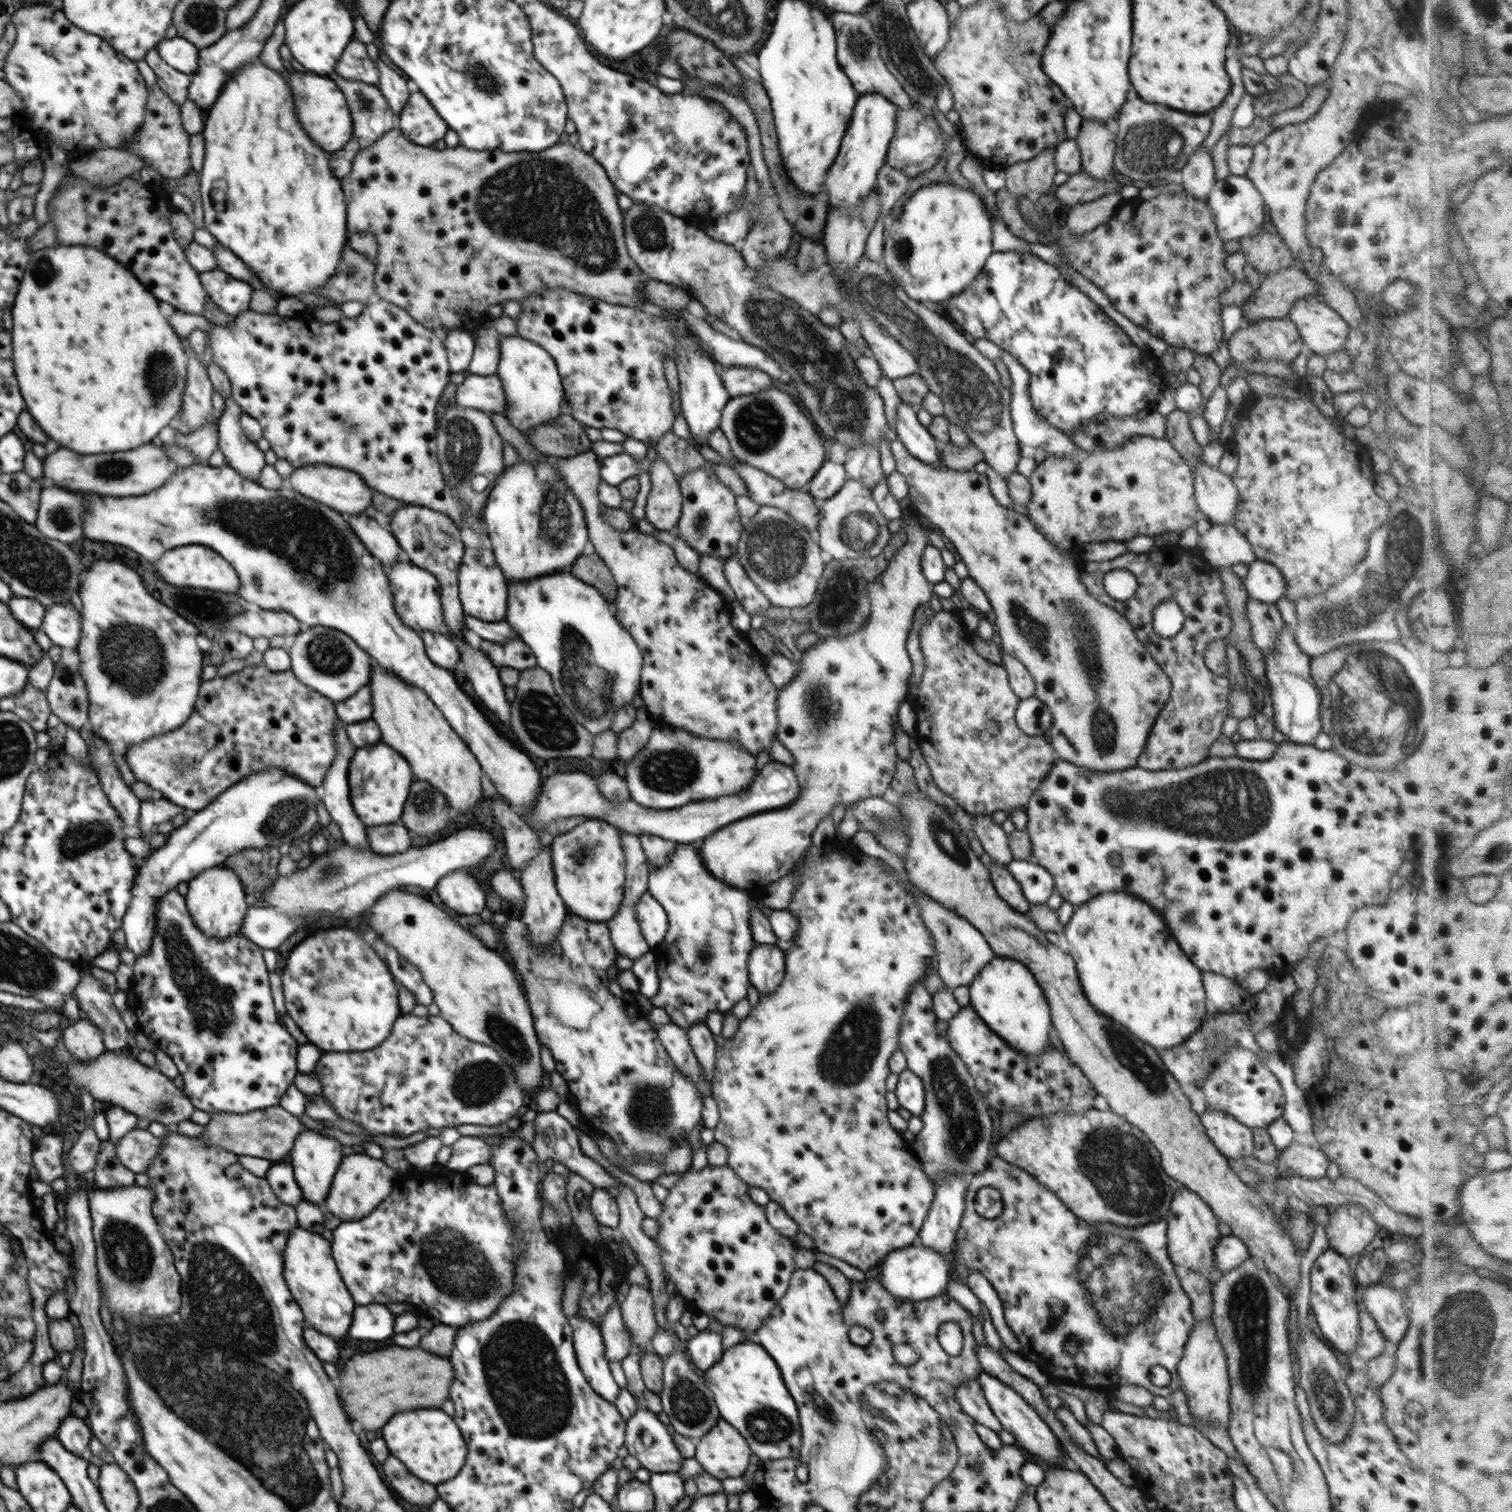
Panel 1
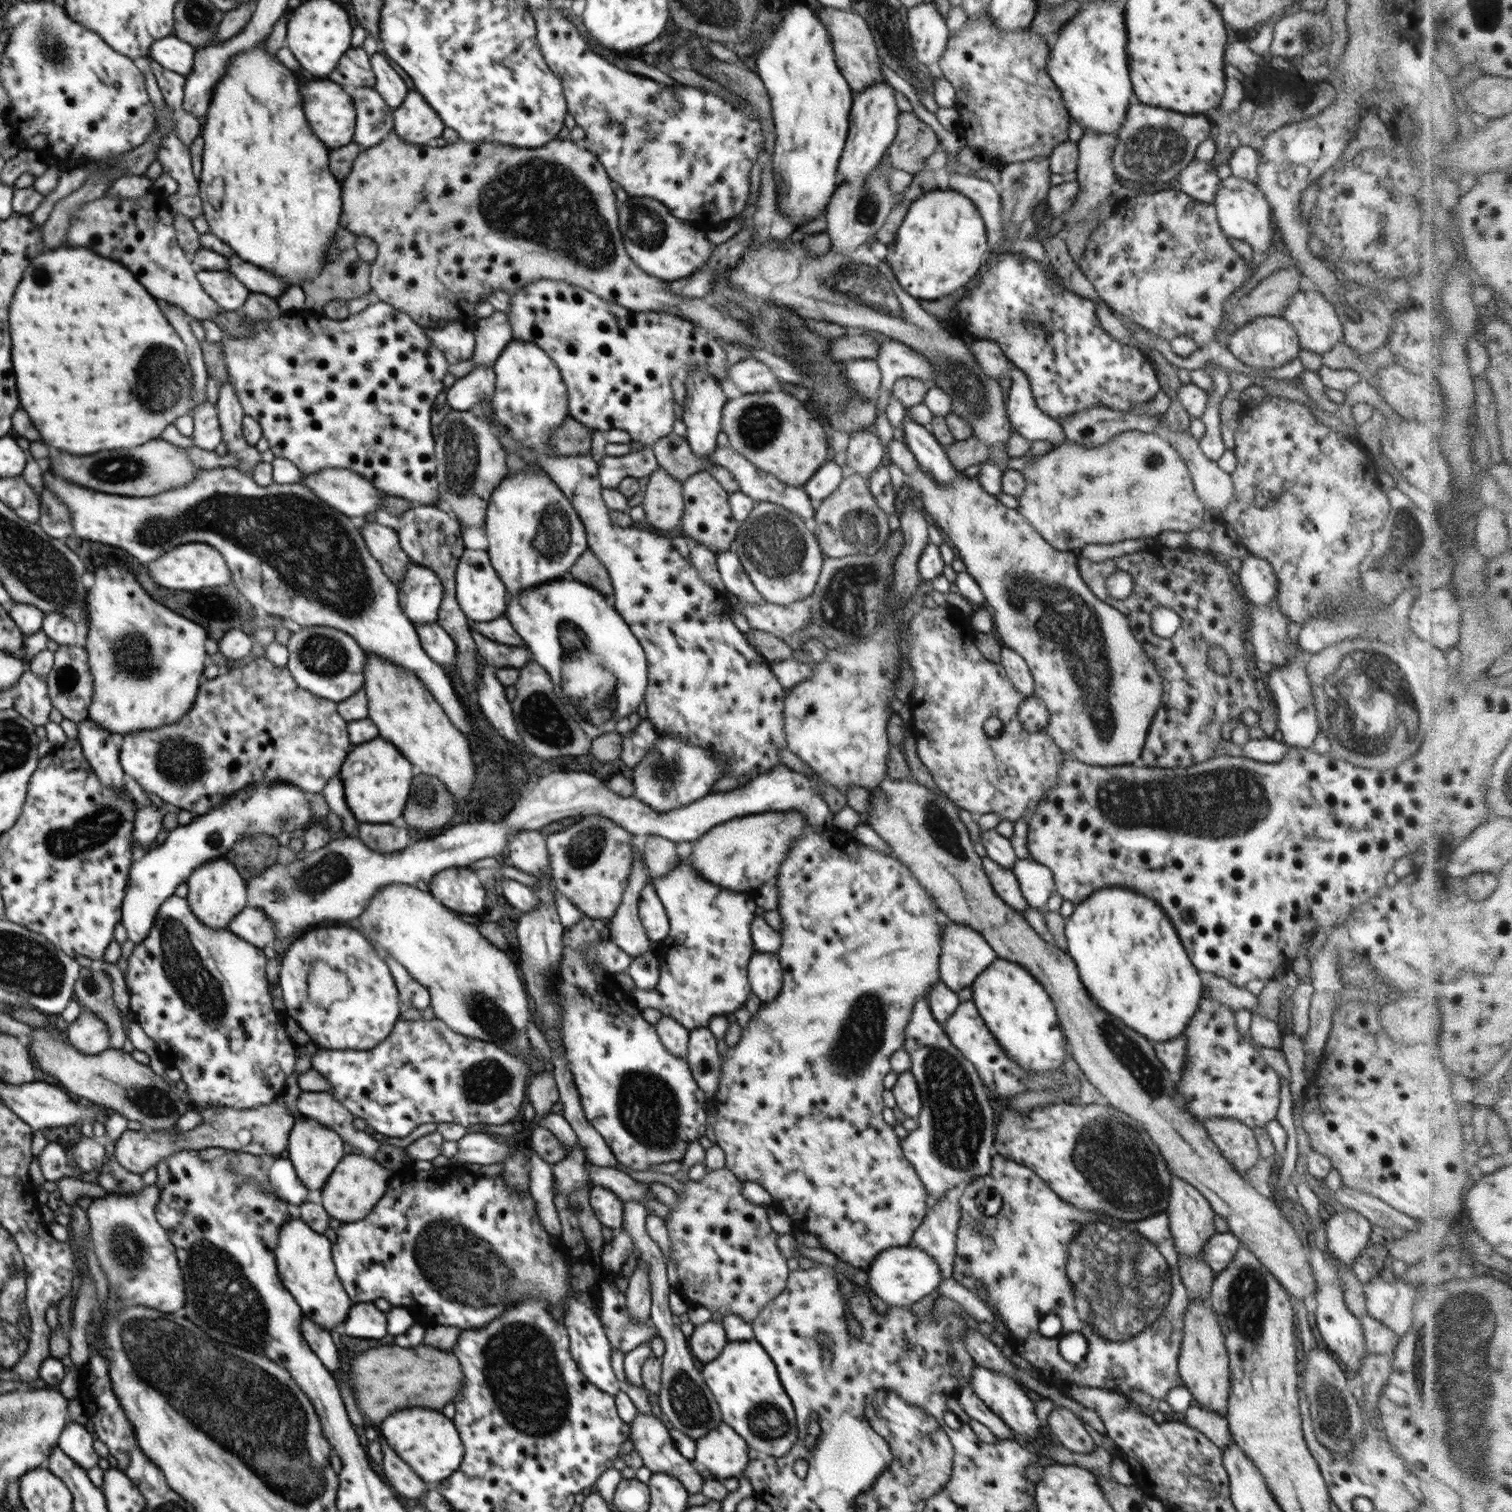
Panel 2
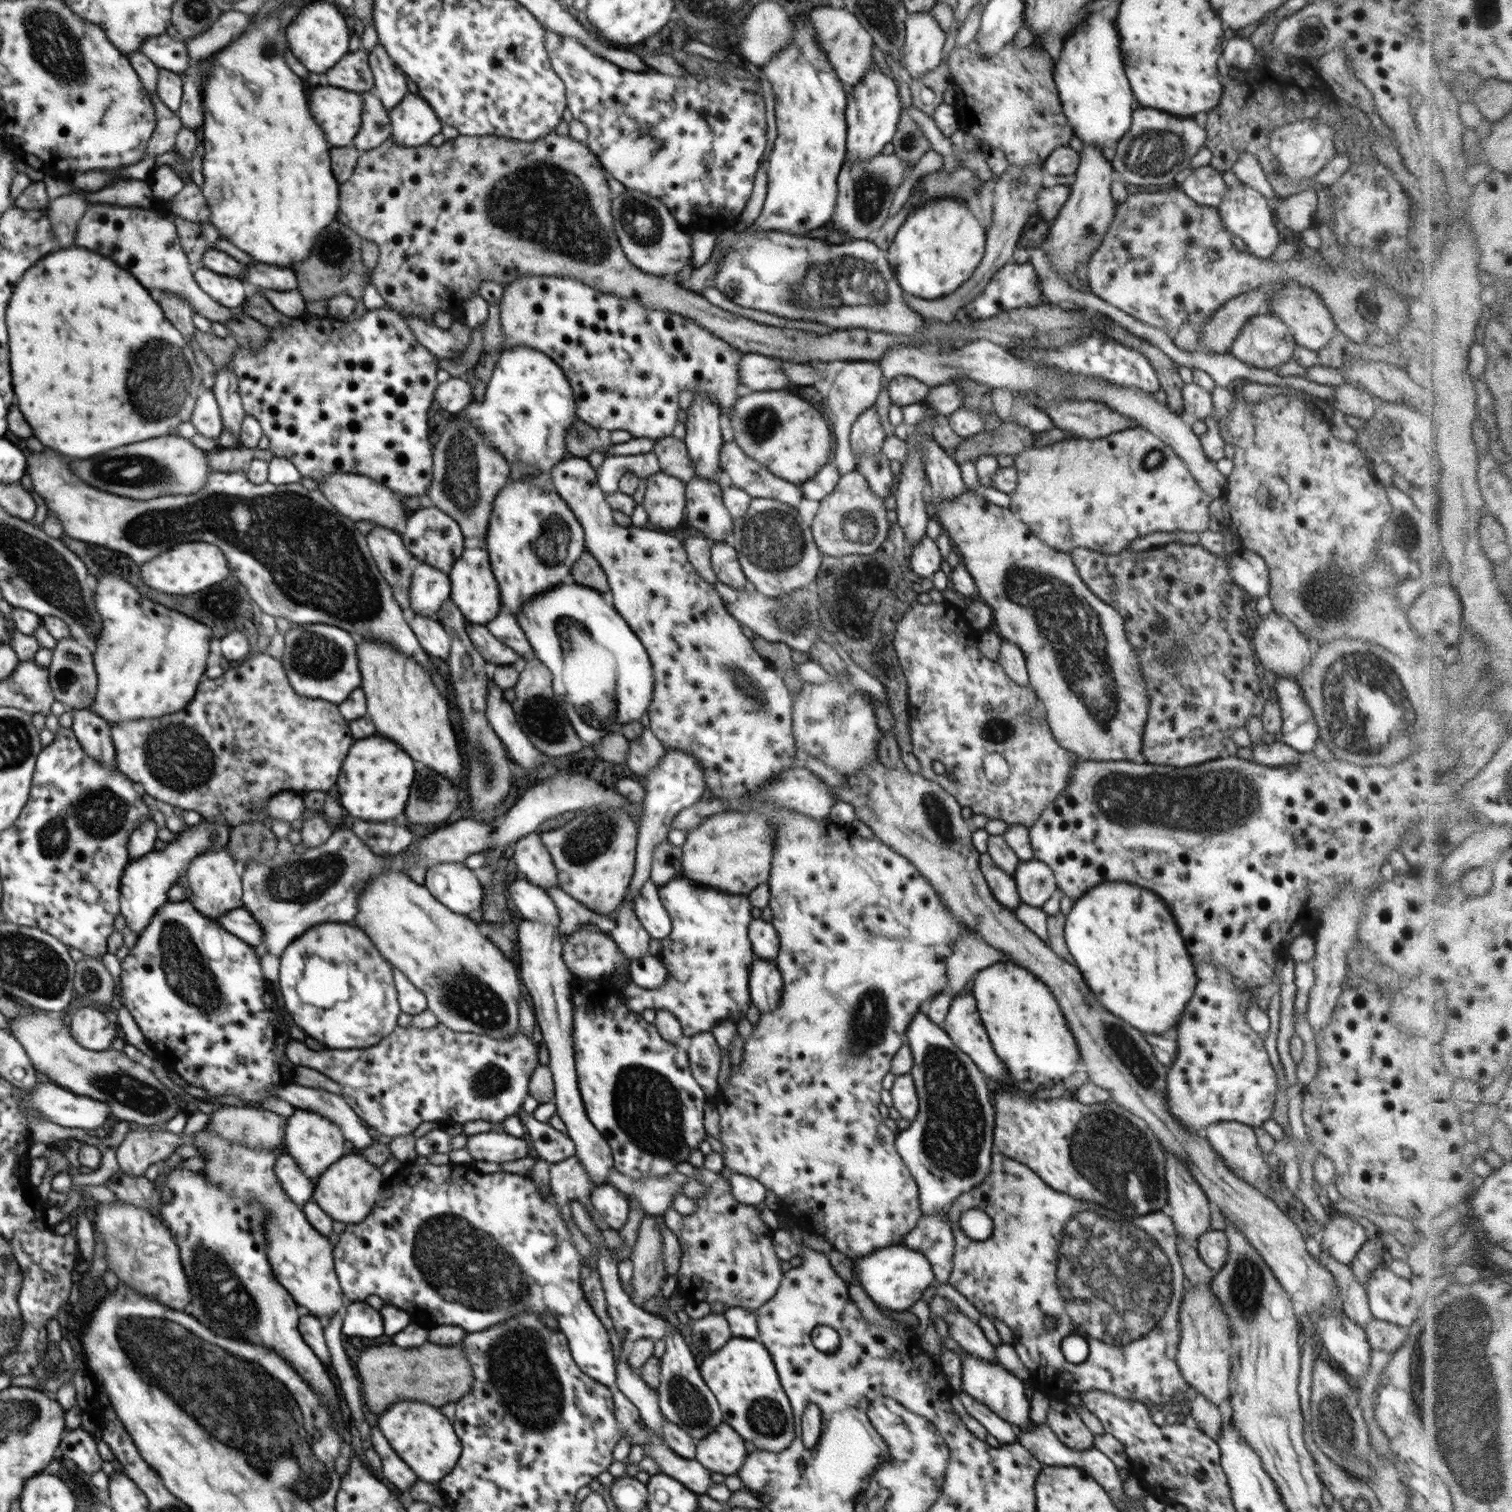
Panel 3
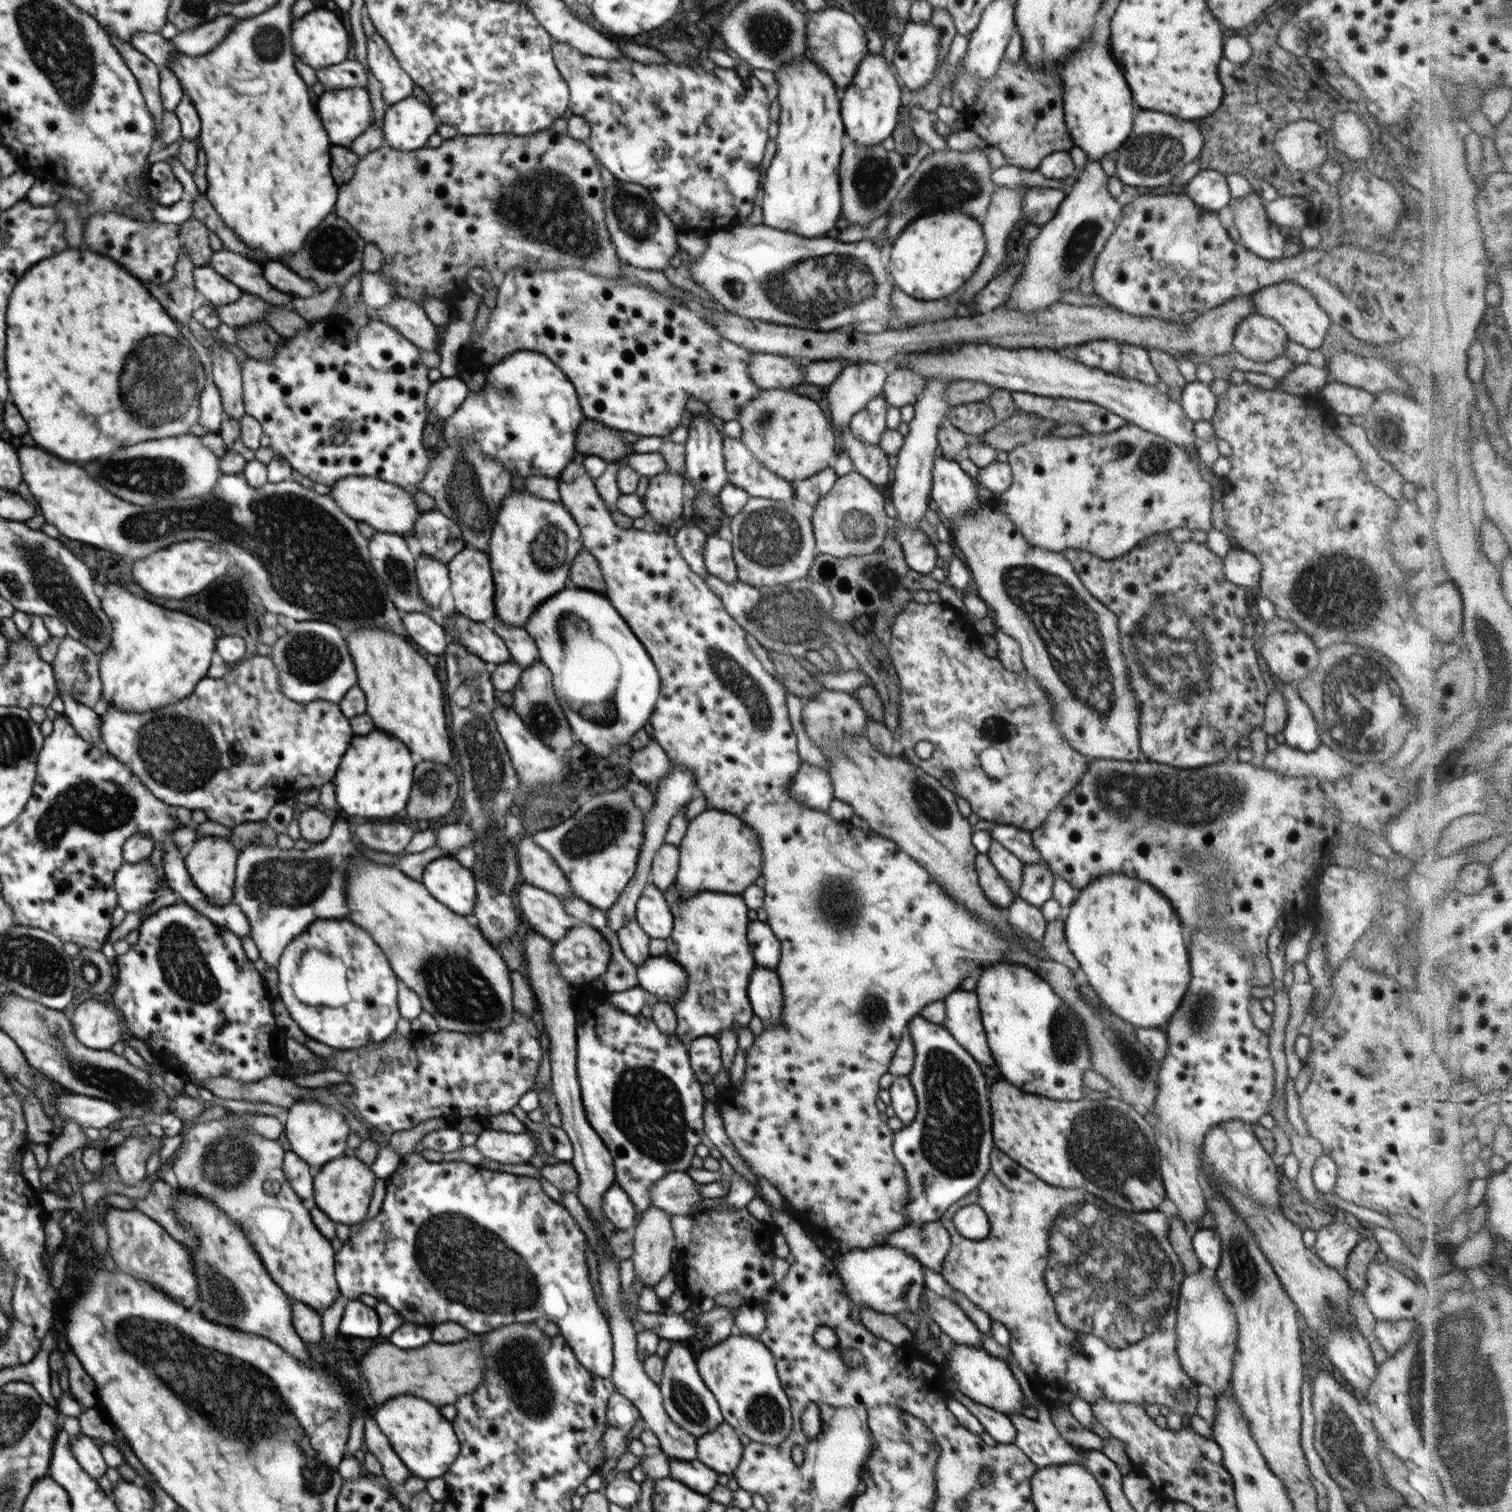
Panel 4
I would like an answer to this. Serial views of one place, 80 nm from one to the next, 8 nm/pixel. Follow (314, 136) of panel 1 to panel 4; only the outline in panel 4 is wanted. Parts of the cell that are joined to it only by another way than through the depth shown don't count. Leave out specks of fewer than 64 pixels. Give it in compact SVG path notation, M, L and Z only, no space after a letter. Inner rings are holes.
M366 87L325 90L318 97L316 110L330 142L347 148L368 128L373 118Z

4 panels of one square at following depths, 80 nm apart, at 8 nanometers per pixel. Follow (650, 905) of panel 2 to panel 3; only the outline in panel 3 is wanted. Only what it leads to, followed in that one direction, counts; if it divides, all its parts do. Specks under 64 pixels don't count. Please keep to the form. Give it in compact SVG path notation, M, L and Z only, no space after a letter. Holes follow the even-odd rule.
M646 882L633 900L636 916L652 939L661 941L671 931L671 918L659 897L659 886Z

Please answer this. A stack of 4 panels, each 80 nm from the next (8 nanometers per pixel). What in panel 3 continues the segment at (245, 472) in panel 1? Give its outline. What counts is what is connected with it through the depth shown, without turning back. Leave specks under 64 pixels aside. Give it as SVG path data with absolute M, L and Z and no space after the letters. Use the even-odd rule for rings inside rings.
M223 366L216 372L213 393L219 406L223 428L240 441L241 424L247 414L240 398L238 377L229 366Z

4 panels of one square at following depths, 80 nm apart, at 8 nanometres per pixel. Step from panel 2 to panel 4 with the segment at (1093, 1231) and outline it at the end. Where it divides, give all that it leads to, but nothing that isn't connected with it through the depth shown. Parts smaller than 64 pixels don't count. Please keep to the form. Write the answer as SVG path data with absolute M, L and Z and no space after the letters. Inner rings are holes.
M995 1146L991 1150L990 1158L990 1170L988 1170L980 1184L976 1186L976 1189L972 1190L966 1197L960 1198L960 1201L948 1208L946 1213L939 1219L942 1226L948 1230L951 1240L950 1250L943 1262L940 1274L952 1288L960 1290L968 1301L987 1313L993 1322L1000 1321L1008 1328L1011 1334L1009 1348L1015 1358L1015 1362L1027 1374L1038 1398L1050 1409L1052 1407L1068 1407L1072 1398L1079 1396L1090 1404L1099 1398L1107 1398L1112 1402L1119 1403L1129 1402L1141 1405L1144 1402L1148 1402L1148 1404L1163 1404L1168 1406L1172 1413L1181 1415L1184 1418L1195 1414L1199 1399L1199 1385L1184 1372L1177 1357L1177 1307L1181 1282L1185 1279L1186 1274L1179 1256L1175 1253L1168 1240L1169 1218L1158 1210L1129 1213L1123 1208L1118 1210L1114 1206L1106 1206L1106 1202L1102 1202L1100 1198L1096 1198L1096 1196L1092 1196L1092 1194L1088 1194L1084 1190L1064 1189L1060 1186L1048 1185ZM970 1204L978 1204L990 1221L990 1233L988 1233L988 1237L980 1241L963 1238L952 1224L955 1213ZM1072 1330L1076 1330L1078 1334L1072 1332ZM1084 1334L1086 1334L1086 1338L1082 1340L1080 1336L1084 1336ZM1074 1343L1080 1343L1081 1348L1073 1350ZM1180 1388L1188 1390L1187 1401L1179 1402L1175 1397Z

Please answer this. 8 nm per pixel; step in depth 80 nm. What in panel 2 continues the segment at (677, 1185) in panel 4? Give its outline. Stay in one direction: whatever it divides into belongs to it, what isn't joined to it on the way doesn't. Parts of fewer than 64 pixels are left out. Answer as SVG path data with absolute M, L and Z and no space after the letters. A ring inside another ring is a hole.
M586 1163L592 1186L604 1186L624 1201L636 1201L646 1206L650 1200L659 1202L651 1191L651 1184L634 1181L628 1174L615 1167L600 1167Z

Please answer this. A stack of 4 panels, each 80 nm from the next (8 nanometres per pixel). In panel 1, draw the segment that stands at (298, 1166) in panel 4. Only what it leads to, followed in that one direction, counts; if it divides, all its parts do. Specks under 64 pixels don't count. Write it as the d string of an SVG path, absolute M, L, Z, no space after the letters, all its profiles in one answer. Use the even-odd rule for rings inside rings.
M277 1162L269 1168L265 1180L268 1182L272 1193L280 1202L295 1207L296 1204L304 1201L304 1195L293 1174L293 1167L290 1164Z

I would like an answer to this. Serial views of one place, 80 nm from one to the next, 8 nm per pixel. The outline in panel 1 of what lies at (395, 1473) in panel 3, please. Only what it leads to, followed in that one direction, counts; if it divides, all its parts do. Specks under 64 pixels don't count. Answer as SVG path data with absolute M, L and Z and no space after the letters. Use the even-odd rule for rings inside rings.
M392 1454L382 1463L382 1470L387 1478L386 1483L395 1495L400 1495L410 1504L429 1506L439 1497L435 1485L421 1481L420 1478L414 1476Z

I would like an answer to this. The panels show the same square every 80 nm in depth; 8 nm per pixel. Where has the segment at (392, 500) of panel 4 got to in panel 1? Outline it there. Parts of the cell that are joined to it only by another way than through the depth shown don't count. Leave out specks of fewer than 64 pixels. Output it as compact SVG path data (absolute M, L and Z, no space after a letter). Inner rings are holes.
M308 465L295 468L287 483L296 492L313 498L324 506L329 506L344 516L364 513L372 504L373 490L352 470L336 468L328 465Z

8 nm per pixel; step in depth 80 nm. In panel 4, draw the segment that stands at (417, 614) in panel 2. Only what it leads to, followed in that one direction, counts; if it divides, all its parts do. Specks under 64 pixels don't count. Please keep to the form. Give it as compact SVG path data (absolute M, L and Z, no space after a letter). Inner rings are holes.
M422 555L415 562L415 575L421 599L438 607L442 596L451 590L447 565Z

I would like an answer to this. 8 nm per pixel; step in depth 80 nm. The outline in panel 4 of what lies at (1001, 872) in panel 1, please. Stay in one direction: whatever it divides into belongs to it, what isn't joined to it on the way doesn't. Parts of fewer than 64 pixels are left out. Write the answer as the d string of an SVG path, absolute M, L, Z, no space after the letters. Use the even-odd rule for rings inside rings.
M987 853L977 854L975 867L982 890L993 906L1008 907L1015 901L1018 894L1015 894L1006 880L1000 876Z

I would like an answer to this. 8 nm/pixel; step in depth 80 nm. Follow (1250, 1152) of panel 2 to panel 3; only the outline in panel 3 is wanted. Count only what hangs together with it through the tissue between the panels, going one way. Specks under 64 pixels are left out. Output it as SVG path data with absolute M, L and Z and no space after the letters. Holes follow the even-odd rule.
M1220 1121L1208 1125L1204 1130L1204 1135L1217 1152L1217 1156L1224 1162L1224 1166L1228 1166L1228 1170L1232 1174L1236 1174L1236 1178L1244 1180L1254 1188L1257 1188L1261 1181L1270 1186L1271 1174L1274 1169L1269 1168L1266 1164L1265 1154L1260 1150L1253 1127L1236 1121Z

